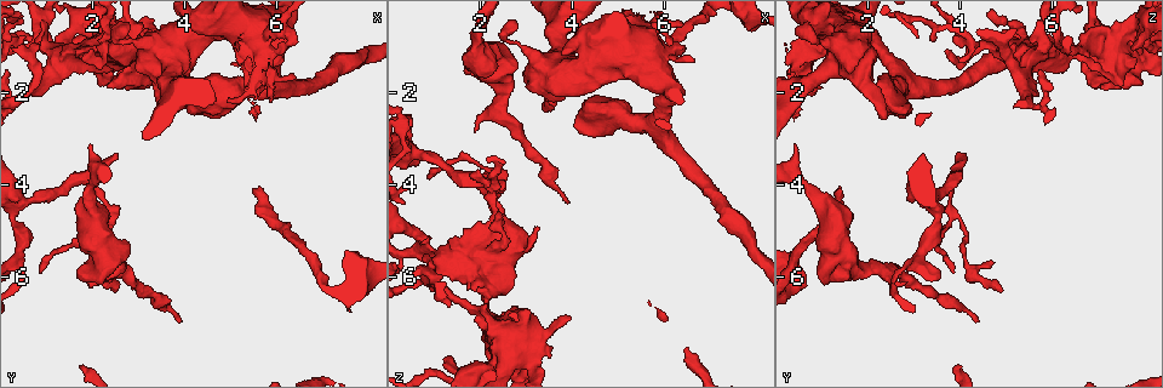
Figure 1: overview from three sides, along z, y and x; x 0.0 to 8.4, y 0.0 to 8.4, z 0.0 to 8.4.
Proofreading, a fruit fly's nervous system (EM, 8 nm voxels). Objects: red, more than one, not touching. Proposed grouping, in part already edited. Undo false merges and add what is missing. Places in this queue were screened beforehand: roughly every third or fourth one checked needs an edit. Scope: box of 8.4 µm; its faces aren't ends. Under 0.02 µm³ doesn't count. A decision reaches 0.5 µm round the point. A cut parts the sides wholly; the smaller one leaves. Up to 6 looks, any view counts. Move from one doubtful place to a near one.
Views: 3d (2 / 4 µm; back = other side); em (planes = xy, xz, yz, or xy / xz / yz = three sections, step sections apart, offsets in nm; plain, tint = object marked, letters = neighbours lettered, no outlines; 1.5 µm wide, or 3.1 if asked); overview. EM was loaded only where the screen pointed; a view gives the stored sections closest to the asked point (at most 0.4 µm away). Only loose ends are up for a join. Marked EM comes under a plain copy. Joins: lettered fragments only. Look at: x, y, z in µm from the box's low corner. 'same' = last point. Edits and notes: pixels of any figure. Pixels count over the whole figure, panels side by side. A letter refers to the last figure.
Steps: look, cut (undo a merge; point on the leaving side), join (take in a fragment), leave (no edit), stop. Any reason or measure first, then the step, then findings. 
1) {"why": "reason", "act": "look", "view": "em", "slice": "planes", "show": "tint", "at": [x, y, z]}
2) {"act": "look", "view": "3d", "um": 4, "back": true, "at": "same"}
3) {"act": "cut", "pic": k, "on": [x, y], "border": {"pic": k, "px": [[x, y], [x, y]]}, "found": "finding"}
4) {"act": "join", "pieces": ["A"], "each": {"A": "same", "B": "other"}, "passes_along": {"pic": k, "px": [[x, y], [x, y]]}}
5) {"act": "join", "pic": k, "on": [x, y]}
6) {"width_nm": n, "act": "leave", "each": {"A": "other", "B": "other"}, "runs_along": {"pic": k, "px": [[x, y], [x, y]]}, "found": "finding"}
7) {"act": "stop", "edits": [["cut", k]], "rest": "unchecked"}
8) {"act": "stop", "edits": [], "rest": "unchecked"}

{"why": "an open end", "act": "look", "view": "em", "slice": "xz", "step": 8, "show": "tint", "at": [2.15, 6.20, 1.15]}

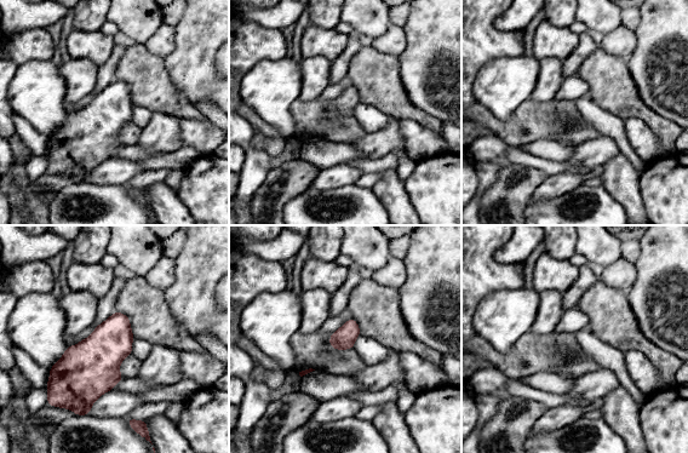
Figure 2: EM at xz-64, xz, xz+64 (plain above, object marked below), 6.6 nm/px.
{"act": "look", "view": "em", "slice": "planes", "show": "letters", "at": "same"}

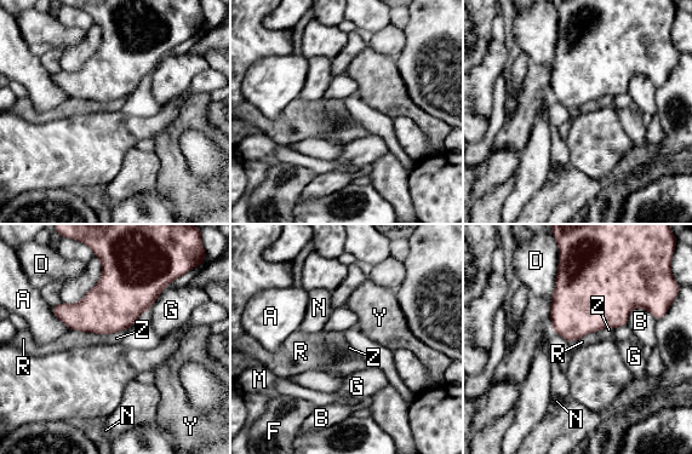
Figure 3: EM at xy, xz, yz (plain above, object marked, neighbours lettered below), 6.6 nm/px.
{"act": "leave", "each": {"A": "other", "B": "other", "D": "other", "F": "other", "G": "other", "M": "other", "N": "other", "R": "other", "Y": "other", "Z": "other"}, "border": {"pic": 3, "px": [[68, 328], [109, 334]]}, "found": "none of them fits"}

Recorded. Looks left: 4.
{"why": "branch stops here", "act": "look", "view": "3d", "um": 2, "at": [5.55, 4.10, 1.35]}

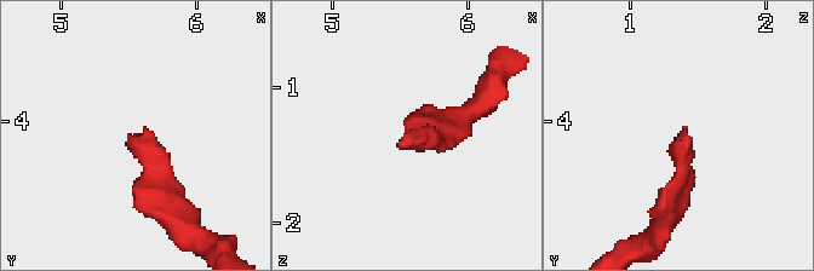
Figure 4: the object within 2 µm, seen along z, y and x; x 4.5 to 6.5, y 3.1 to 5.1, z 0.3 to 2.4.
{"act": "look", "view": "em", "slice": "planes", "show": "tint", "at": [5.50, 4.10, 1.44]}

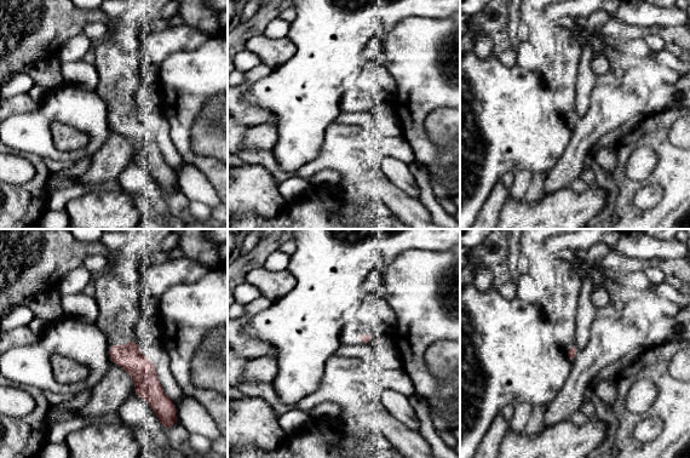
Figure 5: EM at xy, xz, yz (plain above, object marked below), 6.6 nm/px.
{"act": "look", "view": "em", "slice": "planes", "show": "letters", "at": "same"}

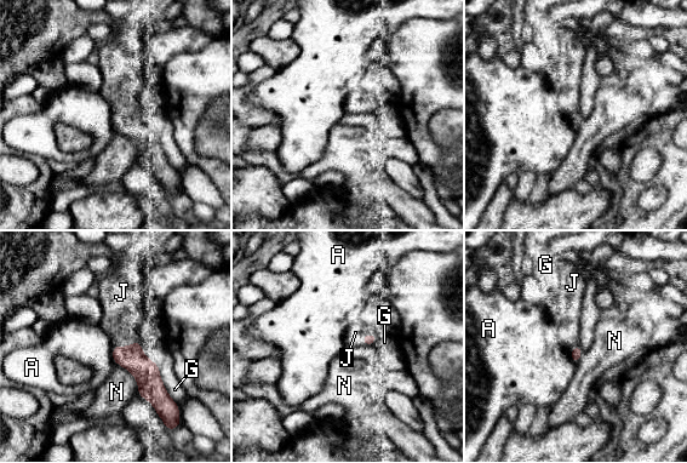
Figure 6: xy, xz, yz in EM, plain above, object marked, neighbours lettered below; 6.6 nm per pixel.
{"act": "join", "pieces": ["J"], "each": {"A": "other", "G": "other", "J": "same", "N": "other"}, "passes_along": {"pic": 6, "px": [[147, 373], [122, 347], [122, 309]]}, "found": "the cell continues"}

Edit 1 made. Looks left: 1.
{"act": "stop", "edits": [["join", 6]], "rest": "unchecked"}

